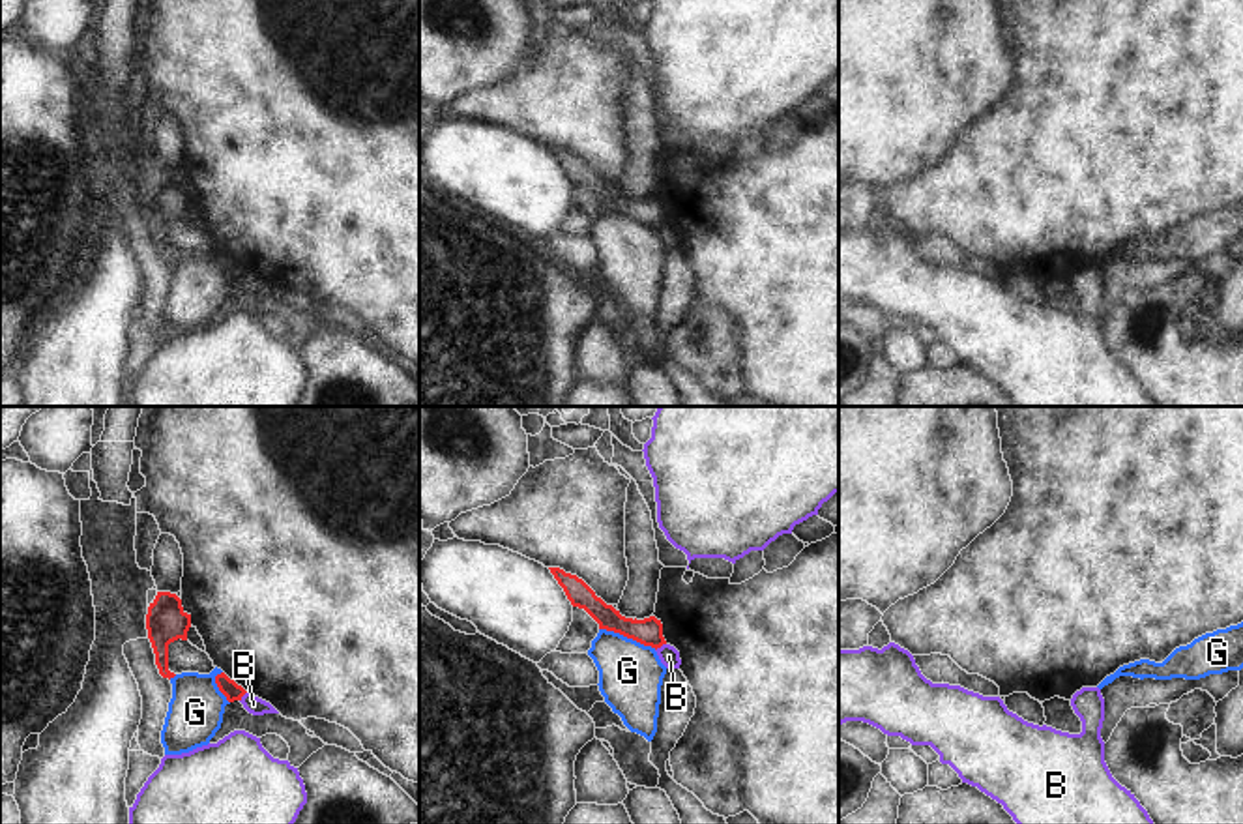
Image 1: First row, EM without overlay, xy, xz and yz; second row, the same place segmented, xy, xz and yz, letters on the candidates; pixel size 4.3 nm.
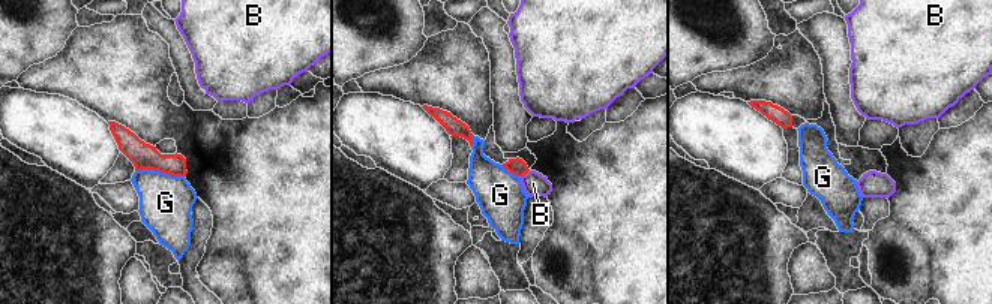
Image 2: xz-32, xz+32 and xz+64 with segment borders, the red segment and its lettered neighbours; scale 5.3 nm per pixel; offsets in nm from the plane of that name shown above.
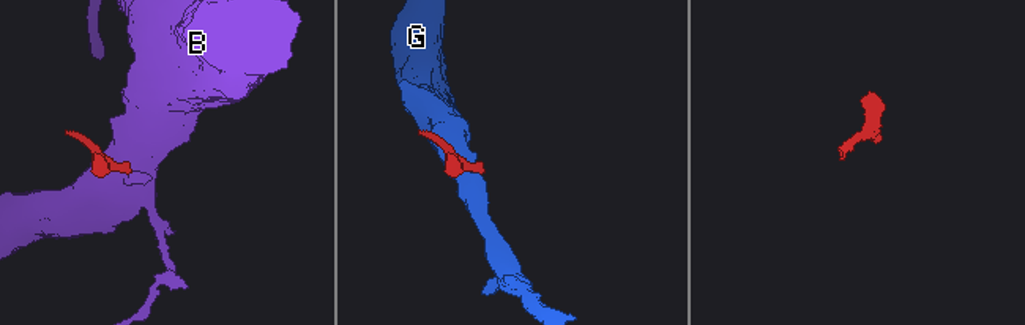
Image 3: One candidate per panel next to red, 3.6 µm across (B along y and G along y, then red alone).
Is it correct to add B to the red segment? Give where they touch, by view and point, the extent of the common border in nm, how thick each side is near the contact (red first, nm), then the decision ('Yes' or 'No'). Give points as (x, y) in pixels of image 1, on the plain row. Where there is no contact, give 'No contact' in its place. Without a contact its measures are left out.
Touches red at xz (659, 227). Shared border 60 nm. Thickness 120 nm (red) against 90 nm. No

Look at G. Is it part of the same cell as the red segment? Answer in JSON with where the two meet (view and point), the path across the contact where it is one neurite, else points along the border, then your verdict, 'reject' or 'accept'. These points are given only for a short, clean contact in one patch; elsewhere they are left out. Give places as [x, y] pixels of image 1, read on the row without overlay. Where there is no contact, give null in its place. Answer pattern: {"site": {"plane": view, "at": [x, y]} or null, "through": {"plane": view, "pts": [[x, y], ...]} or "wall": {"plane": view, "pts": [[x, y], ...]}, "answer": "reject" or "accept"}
{"site": {"plane": "xz", "at": [628, 218]}, "answer": "reject"}

